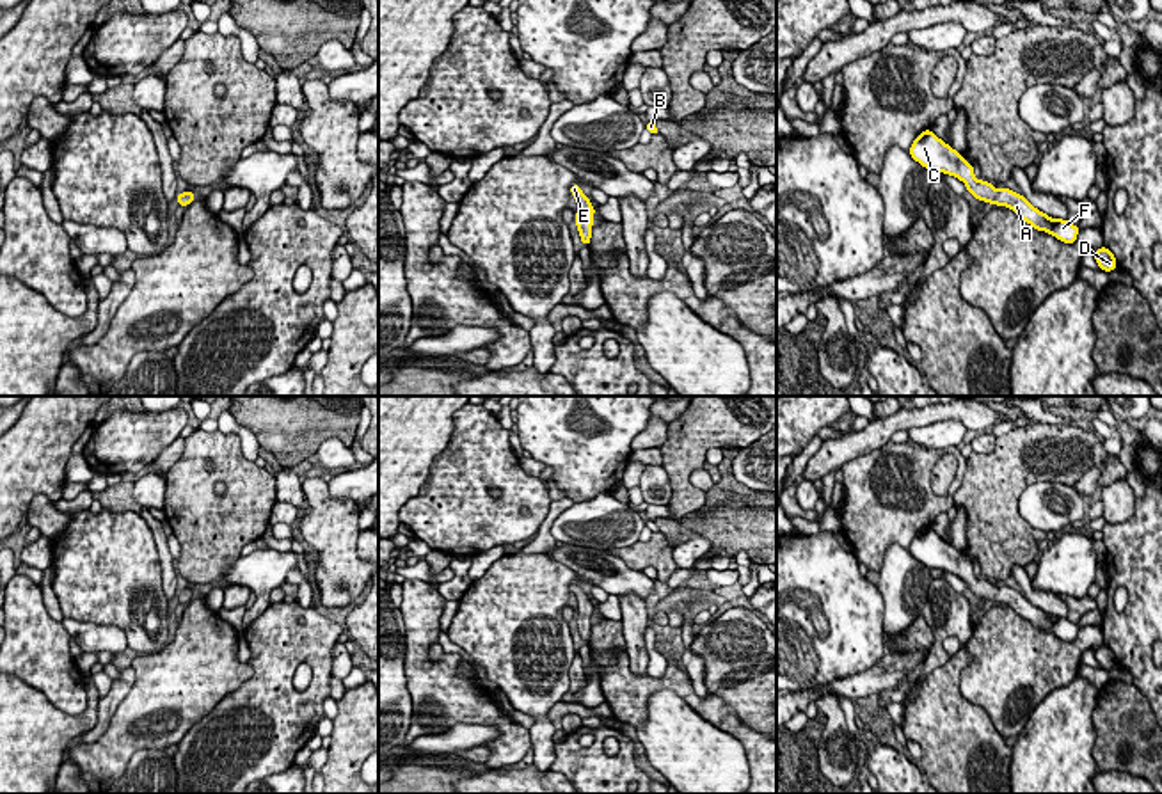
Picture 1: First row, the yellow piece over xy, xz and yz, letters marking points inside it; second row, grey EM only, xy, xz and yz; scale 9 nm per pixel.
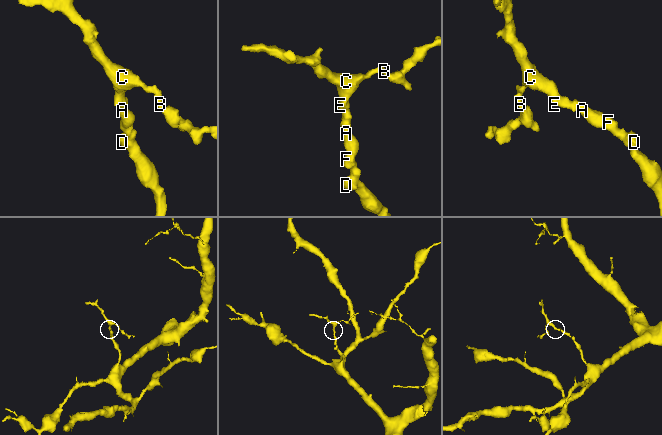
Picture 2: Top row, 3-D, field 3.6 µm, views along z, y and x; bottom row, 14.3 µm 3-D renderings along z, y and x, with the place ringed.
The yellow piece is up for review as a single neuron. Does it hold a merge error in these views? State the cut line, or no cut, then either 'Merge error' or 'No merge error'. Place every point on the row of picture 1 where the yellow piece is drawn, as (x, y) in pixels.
No split. No merge error

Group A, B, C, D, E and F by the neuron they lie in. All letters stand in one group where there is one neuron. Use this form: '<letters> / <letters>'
A B C D E F

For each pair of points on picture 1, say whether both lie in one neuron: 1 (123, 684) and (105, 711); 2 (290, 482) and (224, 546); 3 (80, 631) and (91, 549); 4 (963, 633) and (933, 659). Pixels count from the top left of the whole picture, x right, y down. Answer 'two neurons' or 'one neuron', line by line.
1: one neuron
2: two neurons
3: two neurons
4: one neuron

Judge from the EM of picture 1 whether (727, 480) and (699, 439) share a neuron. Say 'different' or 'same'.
different

